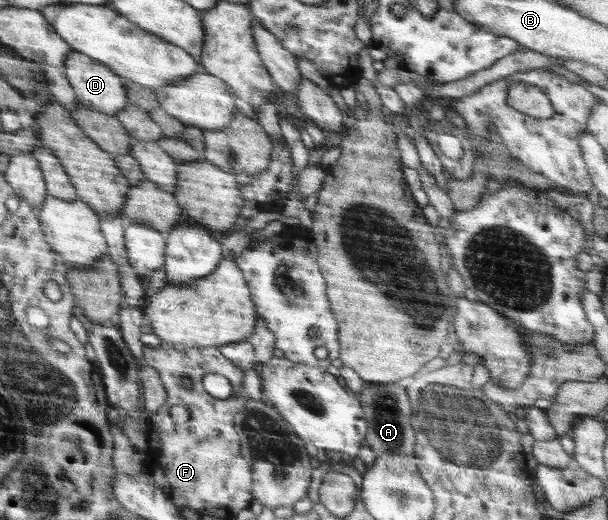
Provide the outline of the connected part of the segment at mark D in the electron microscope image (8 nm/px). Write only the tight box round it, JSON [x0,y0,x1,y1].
[64,51,129,116]

